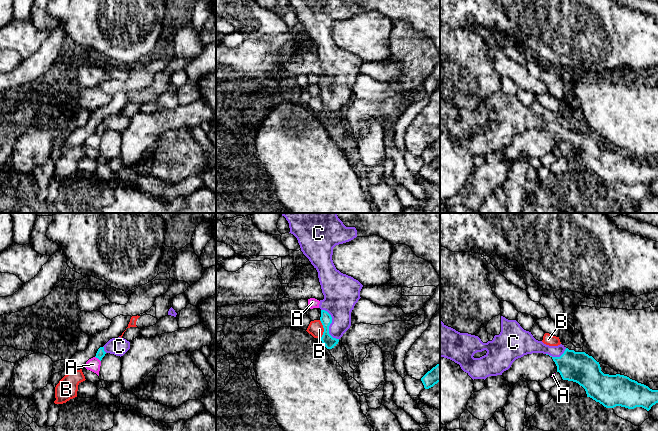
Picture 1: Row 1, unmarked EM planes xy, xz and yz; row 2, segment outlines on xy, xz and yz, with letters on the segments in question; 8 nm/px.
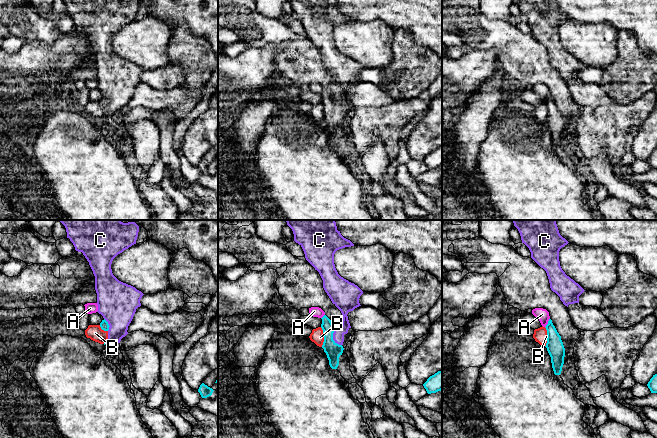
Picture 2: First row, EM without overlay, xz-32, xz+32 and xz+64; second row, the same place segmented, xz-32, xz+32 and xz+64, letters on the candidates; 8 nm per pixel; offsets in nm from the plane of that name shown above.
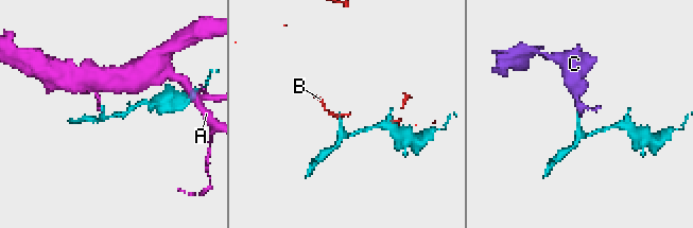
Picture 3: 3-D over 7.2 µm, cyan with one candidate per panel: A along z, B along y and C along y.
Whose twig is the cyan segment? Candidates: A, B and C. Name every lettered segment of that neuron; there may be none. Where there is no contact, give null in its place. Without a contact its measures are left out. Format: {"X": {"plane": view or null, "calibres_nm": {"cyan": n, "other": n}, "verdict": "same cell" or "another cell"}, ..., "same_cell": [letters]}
{"A": {"plane": "xy", "calibres_nm": {"cyan": 70, "other": 110}, "verdict": "another cell"}, "B": {"plane": "xz", "calibres_nm": {"cyan": 90, "other": 120}, "verdict": "another cell"}, "C": {"plane": "xz", "calibres_nm": {"cyan": 90, "other": 280}, "verdict": "same cell"}, "same_cell": ["C"]}

